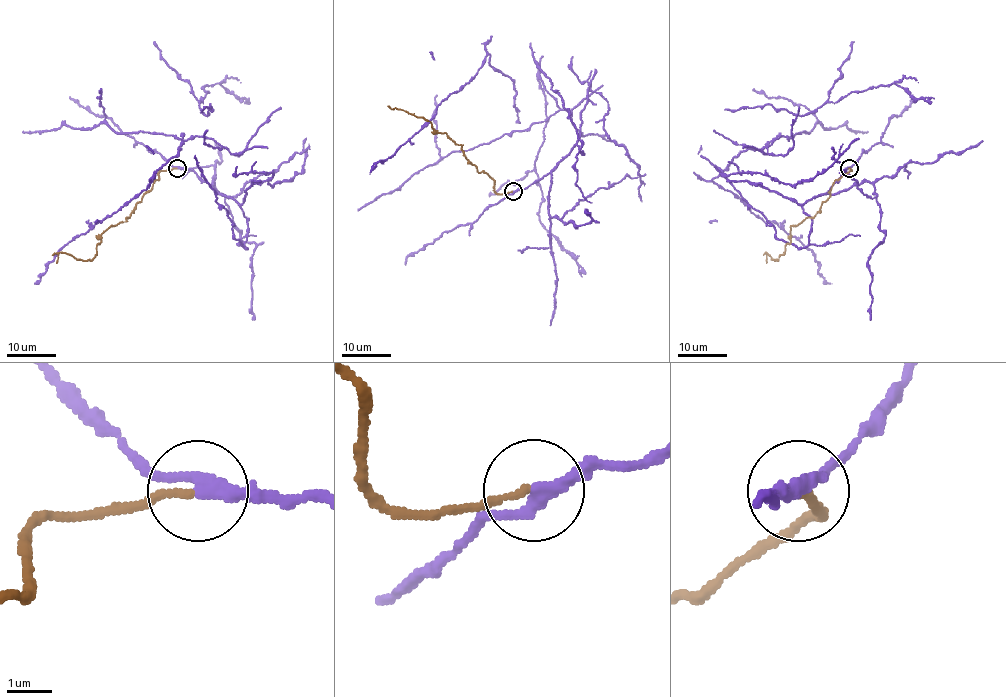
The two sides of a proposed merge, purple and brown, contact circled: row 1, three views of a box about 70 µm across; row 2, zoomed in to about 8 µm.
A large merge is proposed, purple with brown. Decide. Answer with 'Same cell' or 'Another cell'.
Another cell

